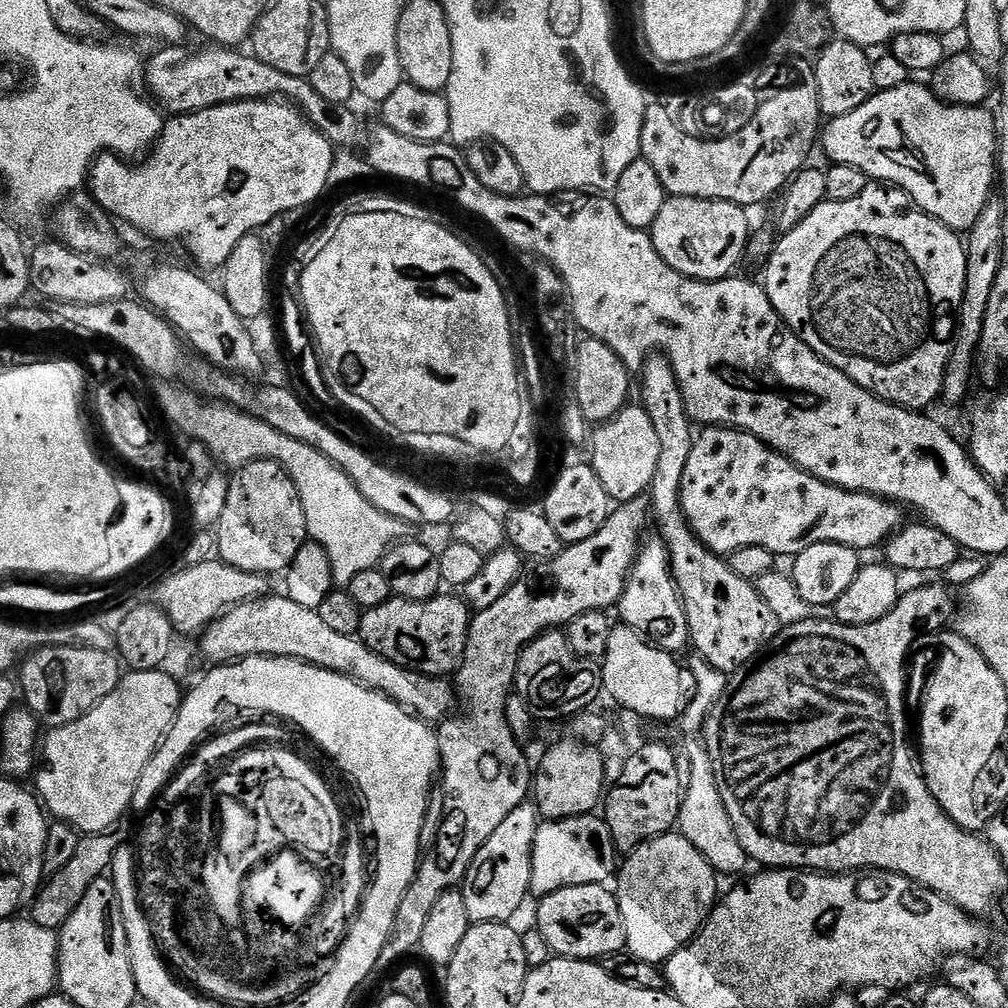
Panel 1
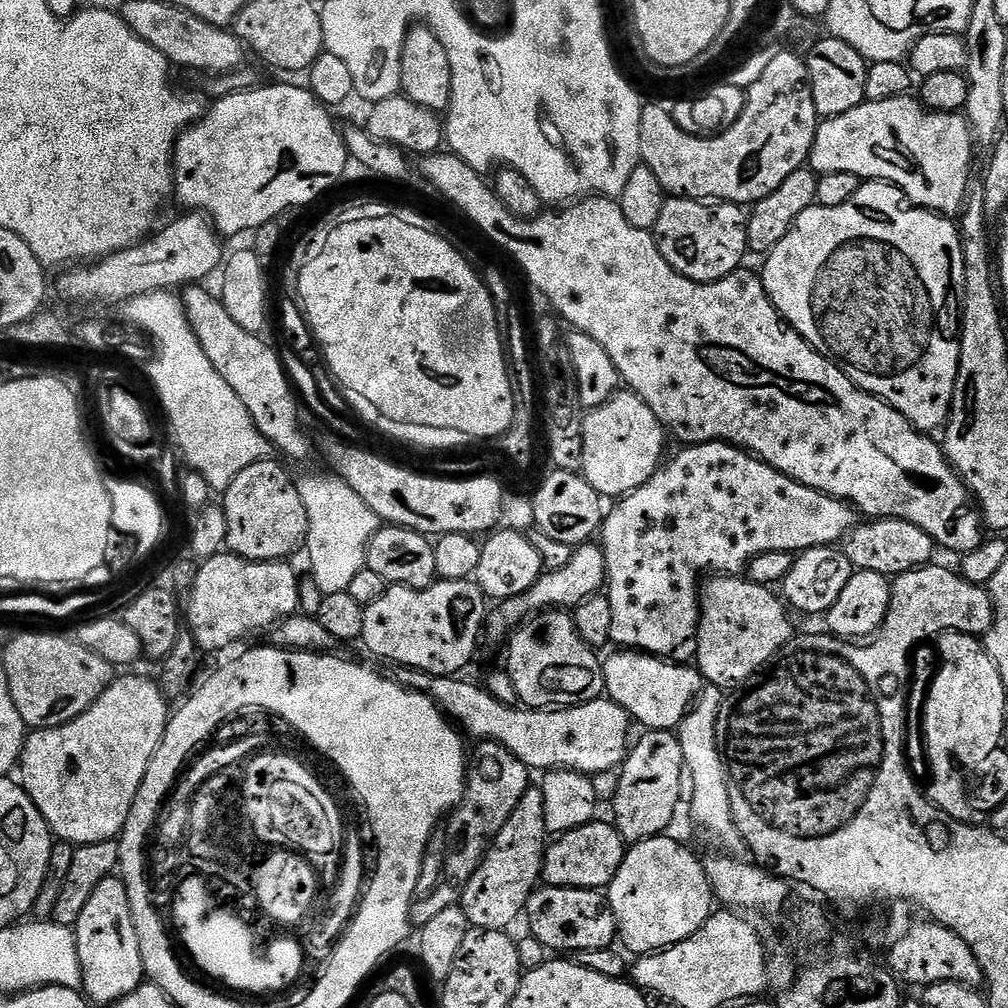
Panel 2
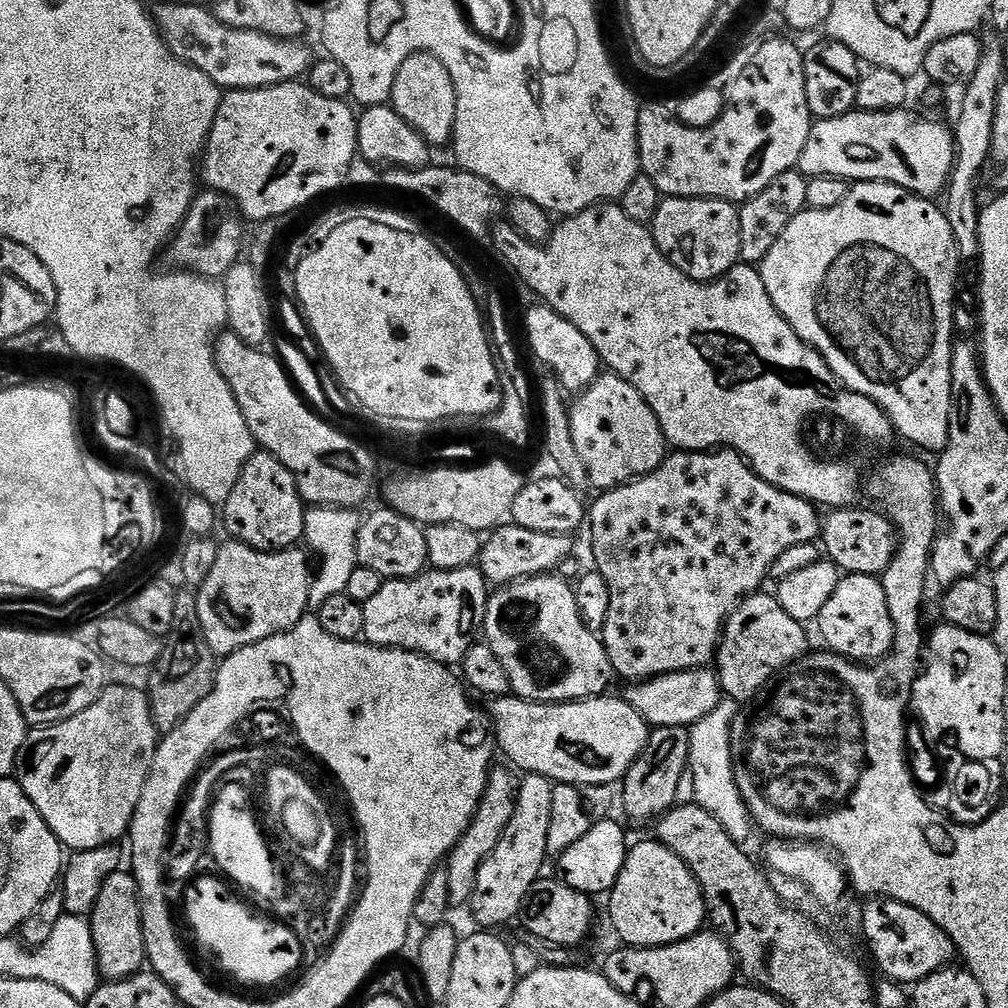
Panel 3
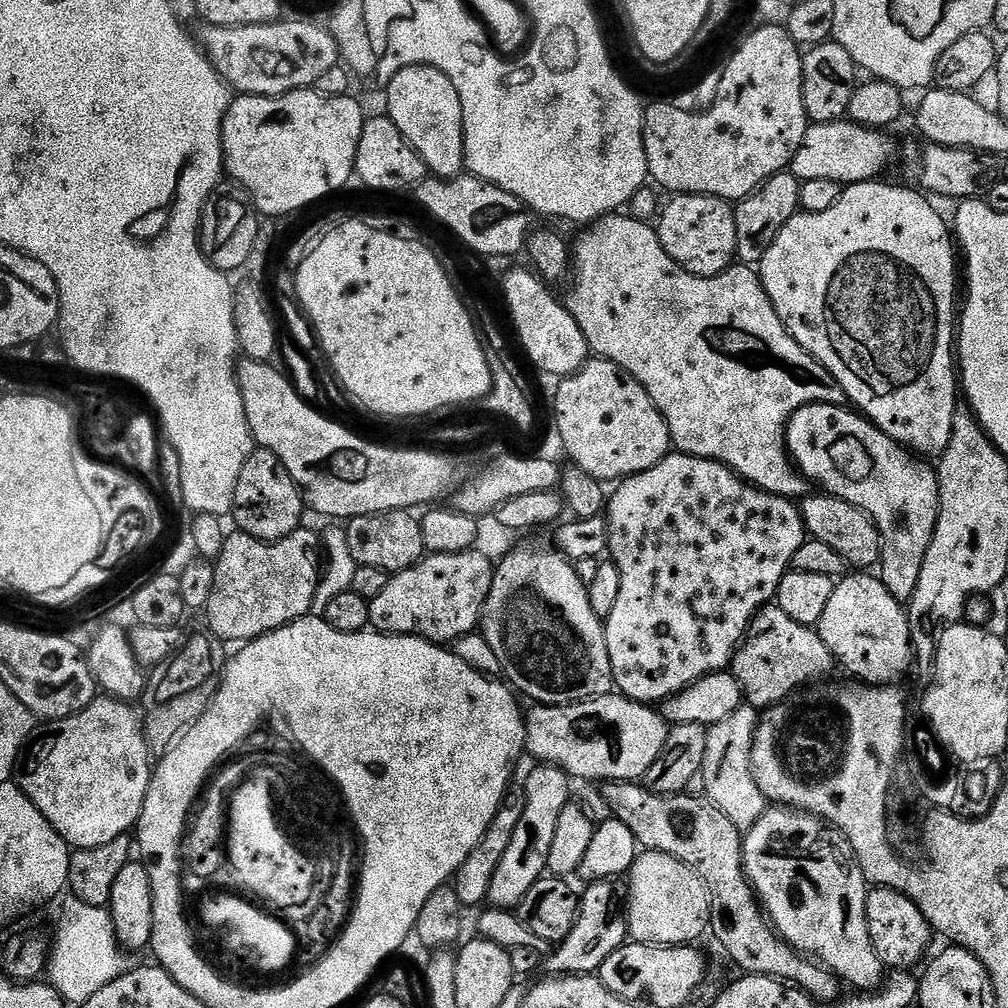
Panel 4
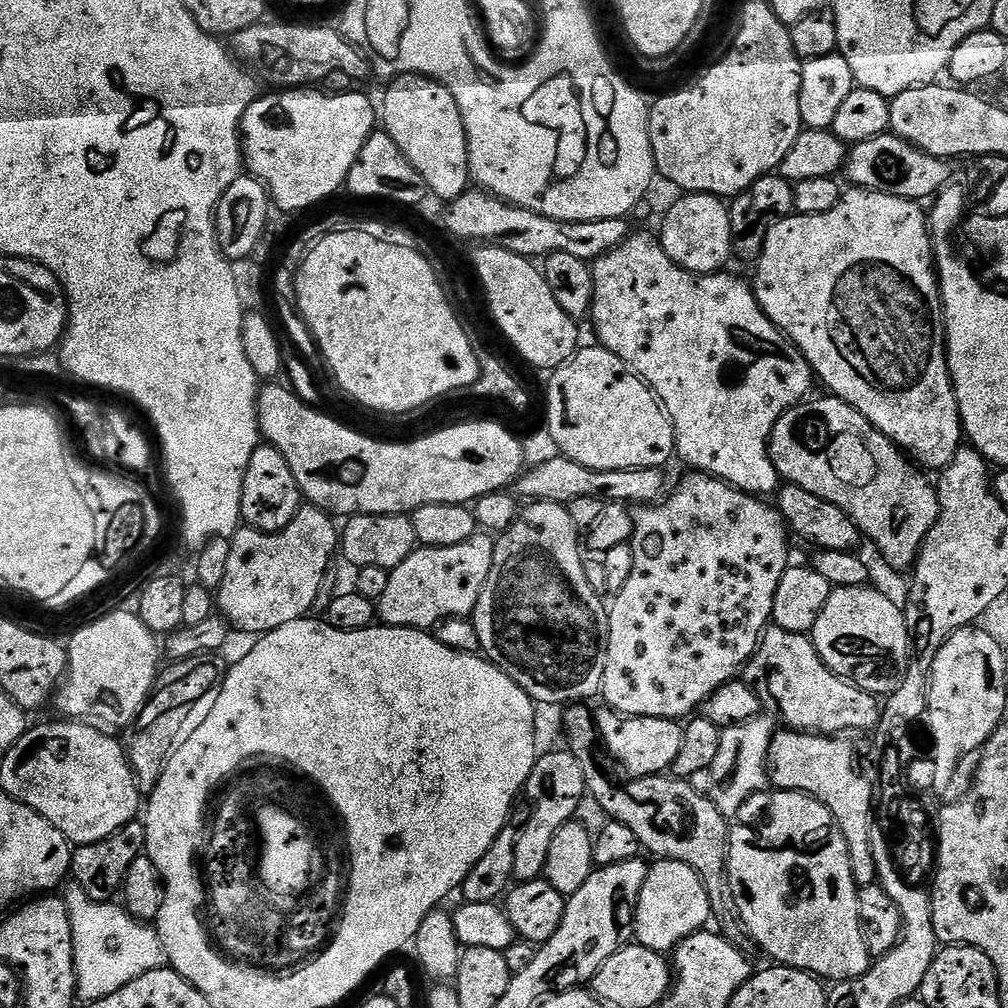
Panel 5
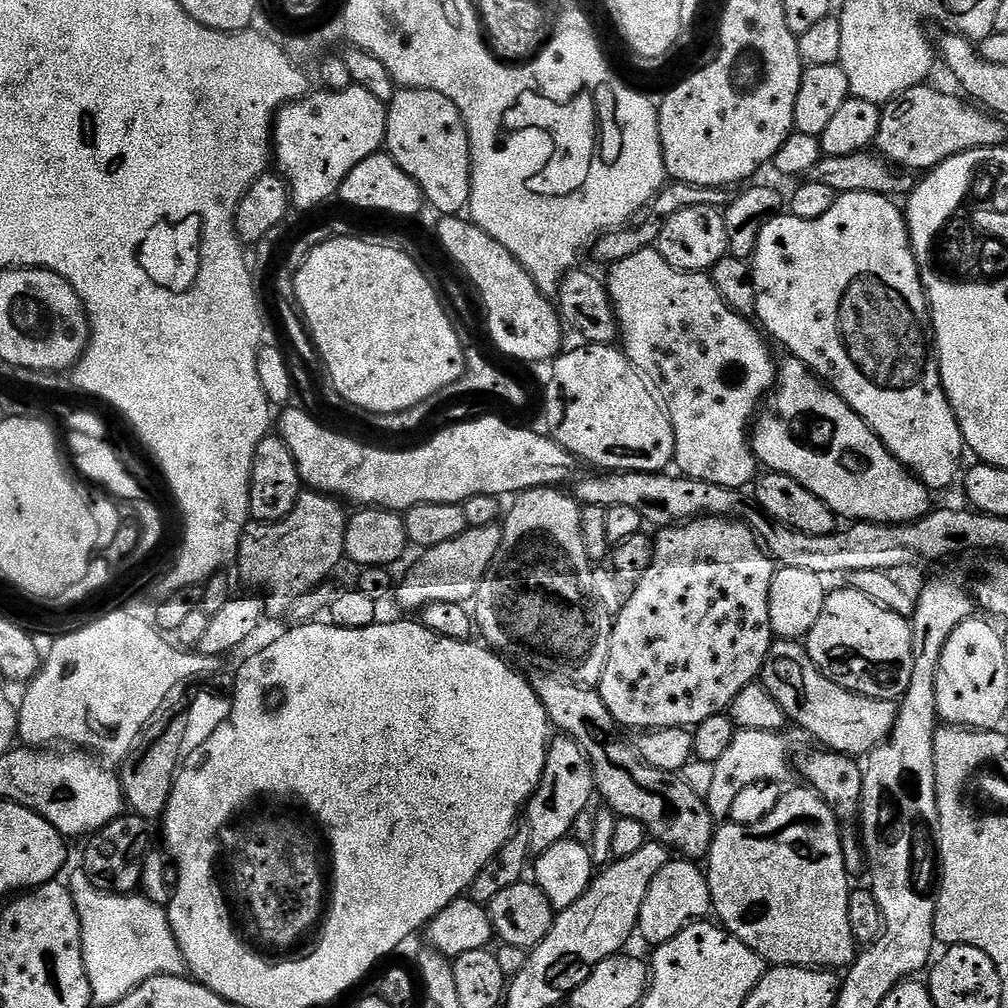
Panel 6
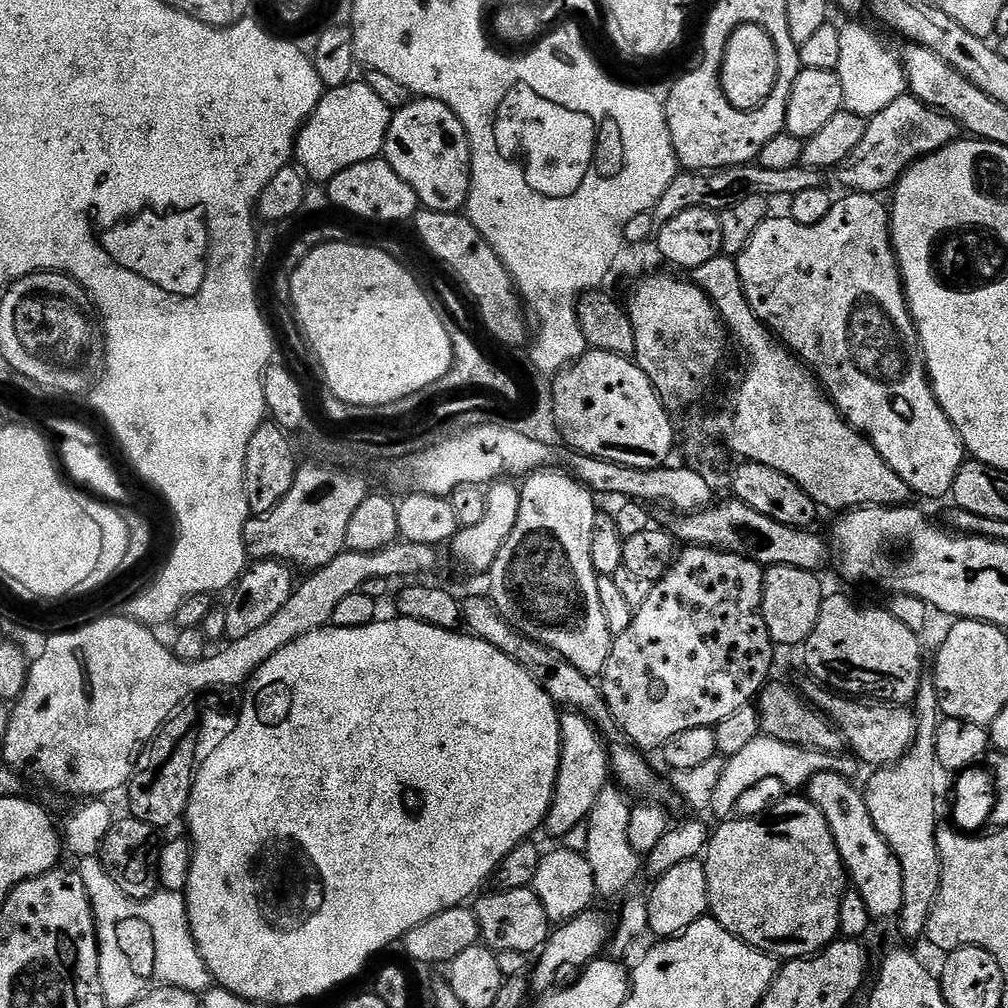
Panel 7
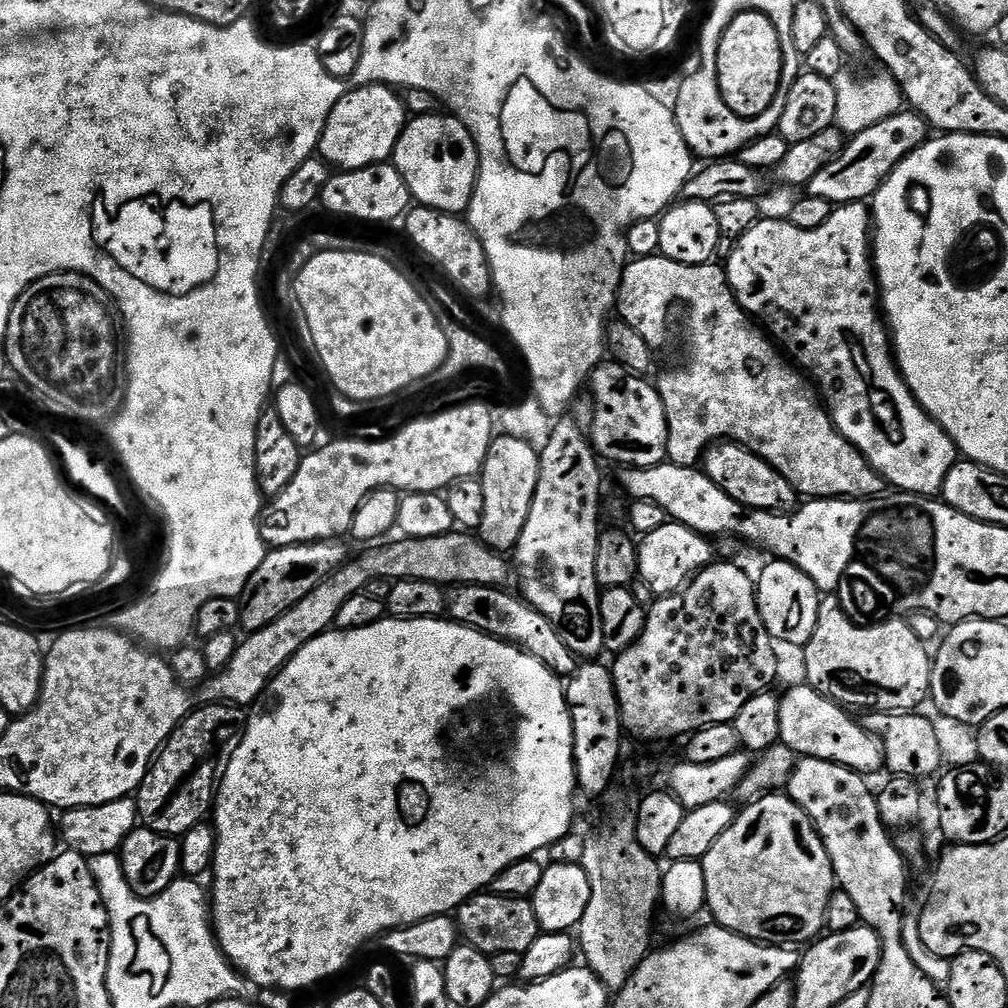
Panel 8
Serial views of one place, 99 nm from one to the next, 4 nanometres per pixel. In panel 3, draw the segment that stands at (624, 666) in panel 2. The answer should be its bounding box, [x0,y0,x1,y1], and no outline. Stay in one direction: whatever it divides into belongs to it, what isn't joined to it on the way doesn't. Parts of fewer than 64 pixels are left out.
[626,667,722,729]

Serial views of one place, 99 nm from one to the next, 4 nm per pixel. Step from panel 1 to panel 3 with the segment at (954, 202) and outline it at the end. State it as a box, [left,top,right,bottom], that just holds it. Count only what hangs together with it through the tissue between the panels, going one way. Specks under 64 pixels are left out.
[799,110,956,198]

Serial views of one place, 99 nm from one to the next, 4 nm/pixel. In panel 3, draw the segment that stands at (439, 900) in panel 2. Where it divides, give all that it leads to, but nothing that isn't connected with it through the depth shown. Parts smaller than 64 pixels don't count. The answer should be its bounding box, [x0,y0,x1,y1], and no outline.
[446,766,518,910]

